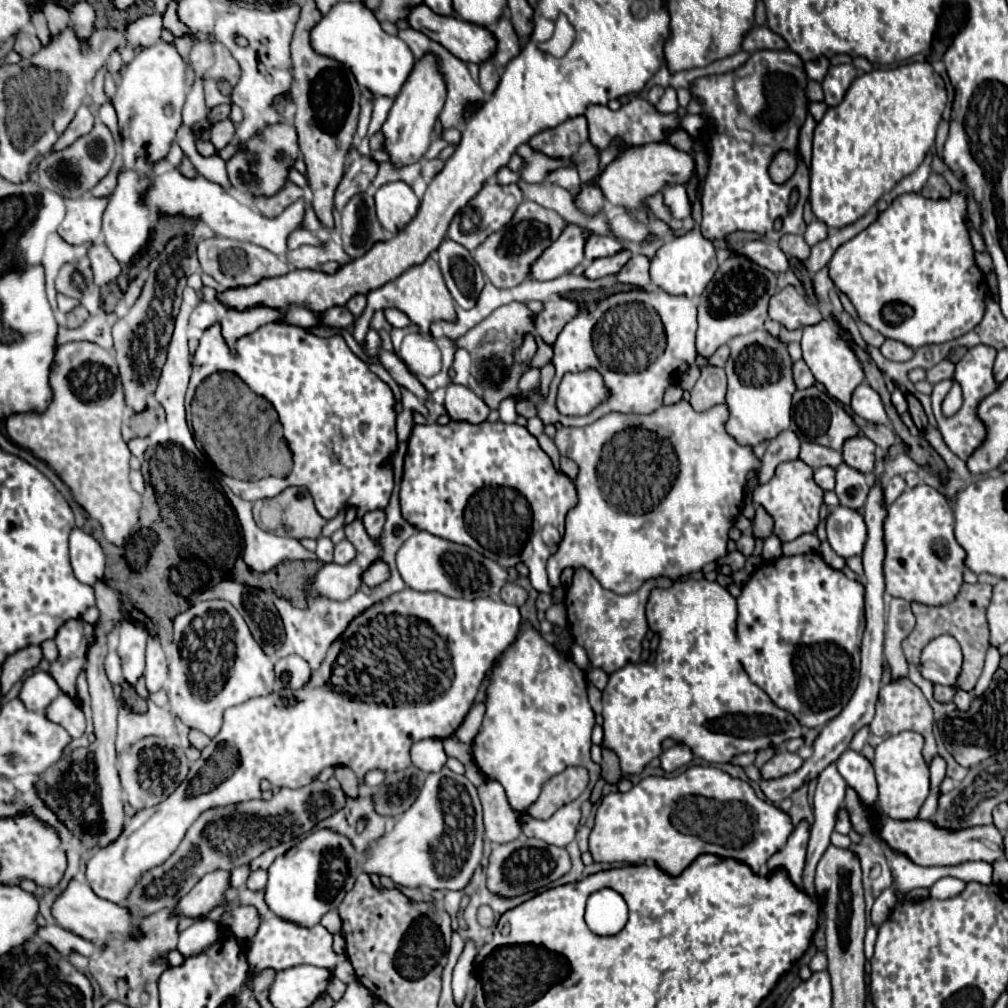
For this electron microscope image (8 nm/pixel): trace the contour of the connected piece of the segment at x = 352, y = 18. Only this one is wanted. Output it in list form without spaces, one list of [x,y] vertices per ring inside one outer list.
[[[338,2],[332,6],[310,30],[310,44],[318,54],[344,62],[344,66],[352,70],[356,82],[366,86],[374,96],[396,98],[414,66],[414,56],[408,46],[398,36],[386,34],[376,16],[362,2]]]

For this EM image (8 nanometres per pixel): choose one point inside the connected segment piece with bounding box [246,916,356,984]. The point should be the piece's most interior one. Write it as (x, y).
(279, 944)

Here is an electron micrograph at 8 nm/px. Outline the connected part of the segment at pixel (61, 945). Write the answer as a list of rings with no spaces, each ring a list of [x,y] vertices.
[[[50,924],[46,928],[38,928],[40,938],[44,938],[48,944],[52,944],[60,954],[68,956],[72,952],[78,952],[82,956],[92,956],[94,954],[94,944],[76,936],[76,934],[68,934],[68,930],[64,930],[62,926]]]

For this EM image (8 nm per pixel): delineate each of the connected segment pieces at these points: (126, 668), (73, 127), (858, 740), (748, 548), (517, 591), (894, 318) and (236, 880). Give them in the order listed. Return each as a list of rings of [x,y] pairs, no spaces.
[[[122,620],[116,628],[118,632],[118,654],[122,658],[122,674],[124,680],[134,686],[138,678],[144,674],[144,650],[148,632],[142,622]]]
[[[80,106],[78,112],[76,112],[76,116],[74,116],[74,120],[72,120],[70,126],[68,126],[68,130],[66,130],[66,132],[58,138],[58,142],[54,144],[54,152],[68,148],[74,140],[78,140],[80,136],[88,134],[88,132],[92,130],[92,126],[94,126],[94,116],[92,116],[90,108],[88,108],[88,106]]]
[[[868,726],[861,728],[853,736],[853,738],[850,742],[849,748],[854,751],[861,752],[862,748],[864,747],[864,745],[867,742],[867,736],[868,736],[869,732],[870,732],[870,729]]]
[[[746,532],[746,534],[742,534],[742,538],[736,542],[736,548],[744,554],[744,556],[750,556],[752,552],[754,552],[754,536],[750,534],[750,532]]]
[[[508,582],[508,584],[502,588],[500,598],[502,598],[506,604],[514,604],[514,600],[516,600],[516,602],[524,602],[524,600],[528,598],[528,594],[526,594],[520,586],[514,586],[512,582]]]
[[[952,192],[950,198],[924,198],[916,194],[898,196],[866,230],[844,242],[832,256],[828,268],[832,282],[850,298],[858,318],[886,338],[900,340],[910,348],[944,344],[956,340],[980,324],[986,312],[986,282],[974,260],[974,246],[966,226],[966,194]]]
[[[242,866],[242,868],[236,868],[236,870],[232,870],[230,872],[232,874],[232,888],[240,888],[240,886],[244,886],[246,884],[246,880],[248,880],[248,866]]]

